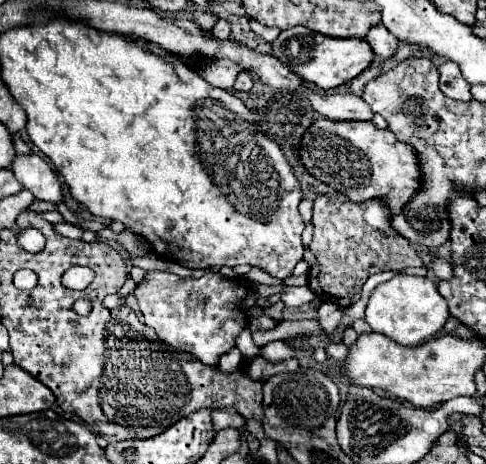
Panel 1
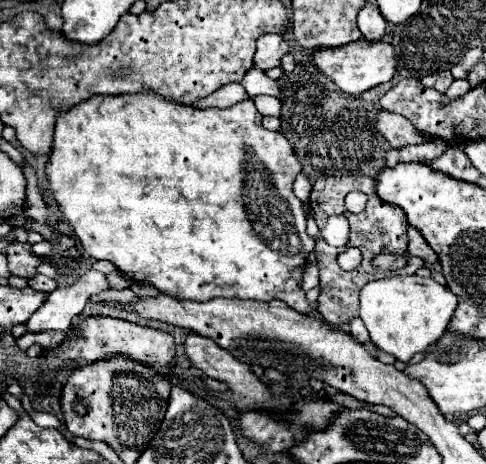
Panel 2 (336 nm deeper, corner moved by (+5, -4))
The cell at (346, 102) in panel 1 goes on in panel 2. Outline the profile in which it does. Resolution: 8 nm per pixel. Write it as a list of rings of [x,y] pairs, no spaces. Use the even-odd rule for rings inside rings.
[[[384,110],[378,114],[378,130],[392,144],[392,148],[402,148],[408,144],[422,144],[432,140],[432,136],[420,136],[420,132],[416,132],[416,128],[404,116],[396,116]]]

